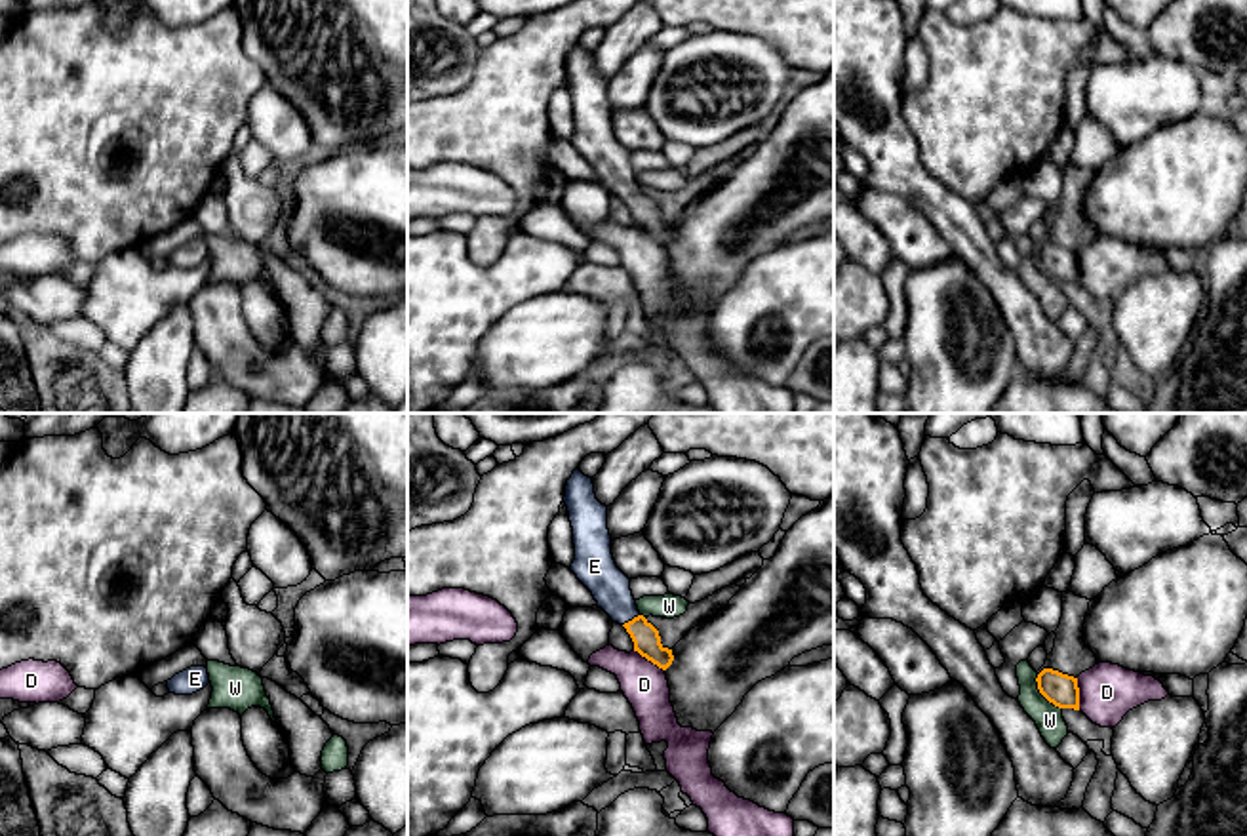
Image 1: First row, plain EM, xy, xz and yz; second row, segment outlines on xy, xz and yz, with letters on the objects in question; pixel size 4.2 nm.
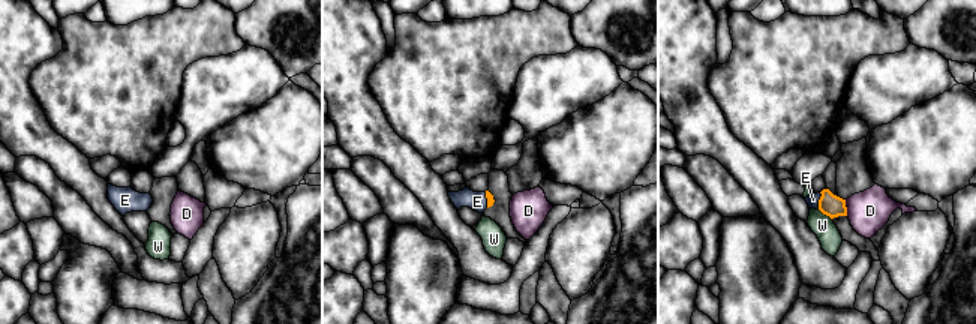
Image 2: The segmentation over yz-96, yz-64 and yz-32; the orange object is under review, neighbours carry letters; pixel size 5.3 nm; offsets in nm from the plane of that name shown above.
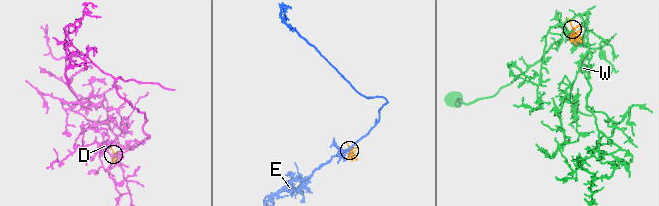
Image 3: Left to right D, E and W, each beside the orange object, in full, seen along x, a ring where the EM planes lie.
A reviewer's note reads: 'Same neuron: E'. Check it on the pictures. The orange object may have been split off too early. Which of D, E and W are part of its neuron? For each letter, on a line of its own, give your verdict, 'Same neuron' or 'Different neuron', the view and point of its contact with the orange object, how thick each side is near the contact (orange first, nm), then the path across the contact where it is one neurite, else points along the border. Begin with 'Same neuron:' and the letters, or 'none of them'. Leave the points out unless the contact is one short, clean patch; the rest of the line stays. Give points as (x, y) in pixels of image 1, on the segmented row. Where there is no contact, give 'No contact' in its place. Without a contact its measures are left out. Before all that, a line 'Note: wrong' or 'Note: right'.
Note: right
Same neuron: E
D: Different neuron. Touches orange at yz (1078, 694). Thickness 140 nm (orange) against 240 nm
E: Same neuron. Touches orange at xz (633, 619). Thickness 120 nm (orange) against 160 nm. Path across: xz (646, 638), (633, 619), (598, 572)
W: Different neuron. Touches orange at yz (1042, 694). Thickness 140 nm (orange) against 120 nm. Boundary: yz (1036, 675), (1040, 692), (1061, 709)

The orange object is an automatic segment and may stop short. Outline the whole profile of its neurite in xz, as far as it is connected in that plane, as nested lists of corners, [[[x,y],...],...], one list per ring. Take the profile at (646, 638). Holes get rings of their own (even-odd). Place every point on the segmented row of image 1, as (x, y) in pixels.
[[[575,468],[567,480],[564,503],[575,545],[569,569],[592,592],[598,607],[626,628],[634,651],[666,670],[674,661],[672,649],[661,644],[659,630],[638,611],[630,579],[613,560],[607,507],[596,499],[592,478]]]

